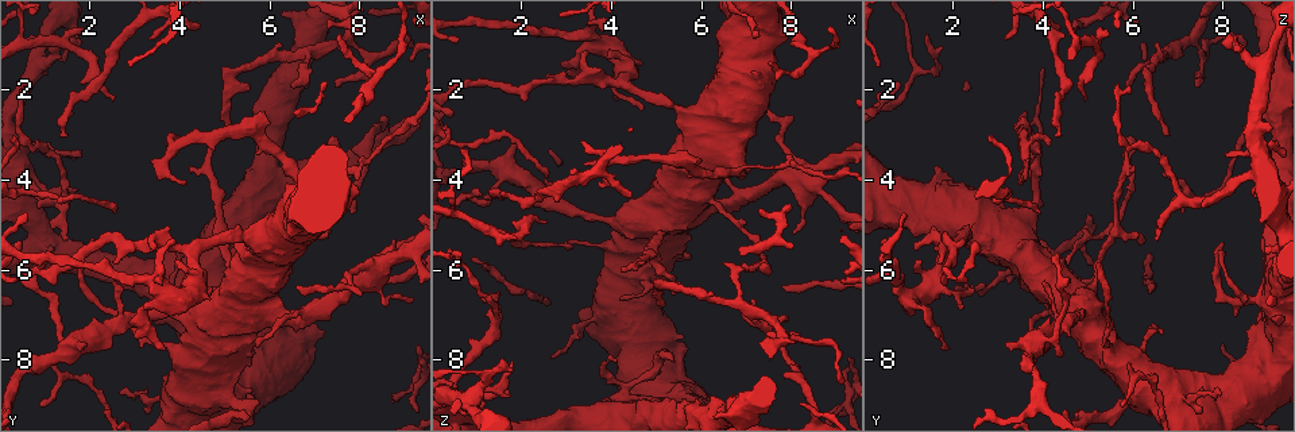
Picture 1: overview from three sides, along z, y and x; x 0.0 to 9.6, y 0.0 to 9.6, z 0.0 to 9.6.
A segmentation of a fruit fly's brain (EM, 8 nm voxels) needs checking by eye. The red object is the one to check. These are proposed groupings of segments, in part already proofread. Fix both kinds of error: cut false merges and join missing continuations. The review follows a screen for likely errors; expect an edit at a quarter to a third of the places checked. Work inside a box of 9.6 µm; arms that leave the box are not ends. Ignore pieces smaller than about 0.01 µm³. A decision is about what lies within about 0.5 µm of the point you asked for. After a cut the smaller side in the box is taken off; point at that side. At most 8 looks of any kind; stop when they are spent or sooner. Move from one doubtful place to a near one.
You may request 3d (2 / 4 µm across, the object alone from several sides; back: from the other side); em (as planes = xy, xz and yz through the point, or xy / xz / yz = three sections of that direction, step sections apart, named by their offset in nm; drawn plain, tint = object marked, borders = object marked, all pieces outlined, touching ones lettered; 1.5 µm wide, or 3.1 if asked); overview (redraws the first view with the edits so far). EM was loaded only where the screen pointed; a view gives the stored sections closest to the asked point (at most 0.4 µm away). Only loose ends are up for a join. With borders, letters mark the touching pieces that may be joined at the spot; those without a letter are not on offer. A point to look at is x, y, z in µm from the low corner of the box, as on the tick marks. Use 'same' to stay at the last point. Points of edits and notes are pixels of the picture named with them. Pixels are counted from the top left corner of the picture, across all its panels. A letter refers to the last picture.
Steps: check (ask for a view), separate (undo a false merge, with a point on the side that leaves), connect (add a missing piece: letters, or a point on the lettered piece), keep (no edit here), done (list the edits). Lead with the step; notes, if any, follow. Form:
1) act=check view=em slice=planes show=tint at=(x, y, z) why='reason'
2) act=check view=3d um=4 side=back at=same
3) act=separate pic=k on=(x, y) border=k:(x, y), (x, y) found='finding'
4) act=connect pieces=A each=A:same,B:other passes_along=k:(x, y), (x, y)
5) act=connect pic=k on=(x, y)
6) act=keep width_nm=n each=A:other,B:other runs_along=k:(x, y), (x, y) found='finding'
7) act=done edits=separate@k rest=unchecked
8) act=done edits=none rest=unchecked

act=check view=3d um=2 side=back at=(7.15, 3.95, 6.00) why='sharp bend'

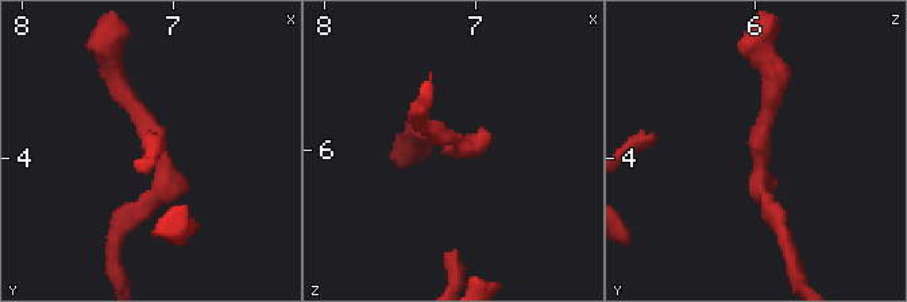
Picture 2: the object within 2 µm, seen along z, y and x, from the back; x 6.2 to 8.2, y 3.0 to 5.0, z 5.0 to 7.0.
act=check view=em slice=planes show=borders at=(7.08, 3.96, 5.98) why='shape alone is not enough'

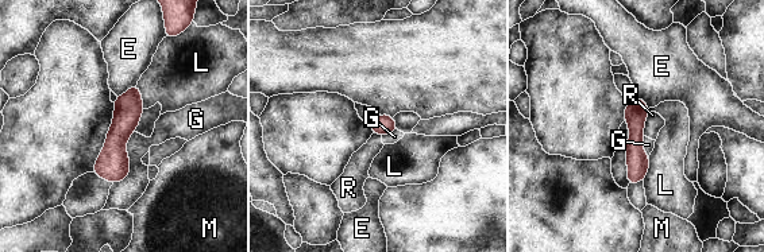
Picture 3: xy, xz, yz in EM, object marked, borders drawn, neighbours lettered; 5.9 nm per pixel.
act=keep width_nm=120 each=E:other,G:other,L:other,M:other,R:other border=3:(649, 112), (644, 123), (644, 135) found='continuous, no second neuron'

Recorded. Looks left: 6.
act=check view=3d um=4 at=(8.25, 6.05, 3.80) why='looks like a crossing'

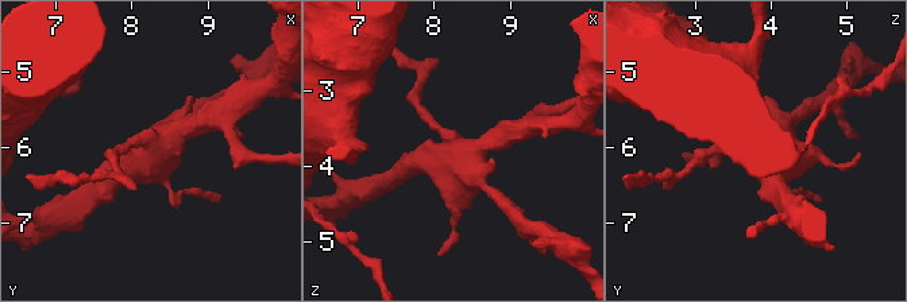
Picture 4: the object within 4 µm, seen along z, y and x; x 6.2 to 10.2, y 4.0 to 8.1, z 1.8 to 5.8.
act=check view=em slice=yz step=4 show=borders at=(8.25, 6.00, 3.85)

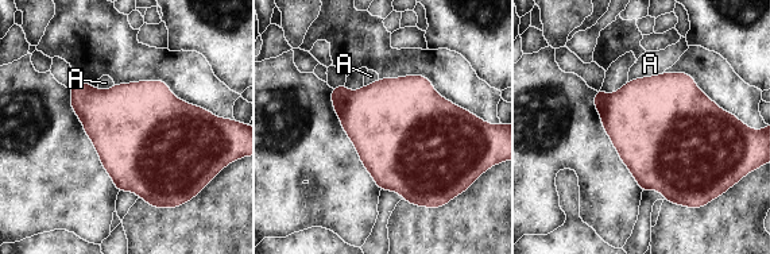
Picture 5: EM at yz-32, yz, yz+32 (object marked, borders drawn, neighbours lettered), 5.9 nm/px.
act=keep each=A:other border=5:(662, 73), (637, 77), (627, 83) found='one neuron here'

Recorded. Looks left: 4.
act=check view=em slice=planes show=borders at=(7.50, 0.75, 1.45) why='tapers out'

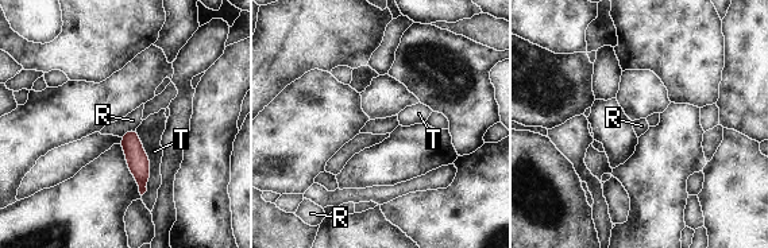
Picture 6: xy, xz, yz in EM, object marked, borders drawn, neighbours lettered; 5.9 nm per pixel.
act=keep each=R:other,T:other runs_along=6:(131, 134), (142, 189) found='no lettered piece goes on from it'

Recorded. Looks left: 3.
act=done edits=none rest=unchecked

